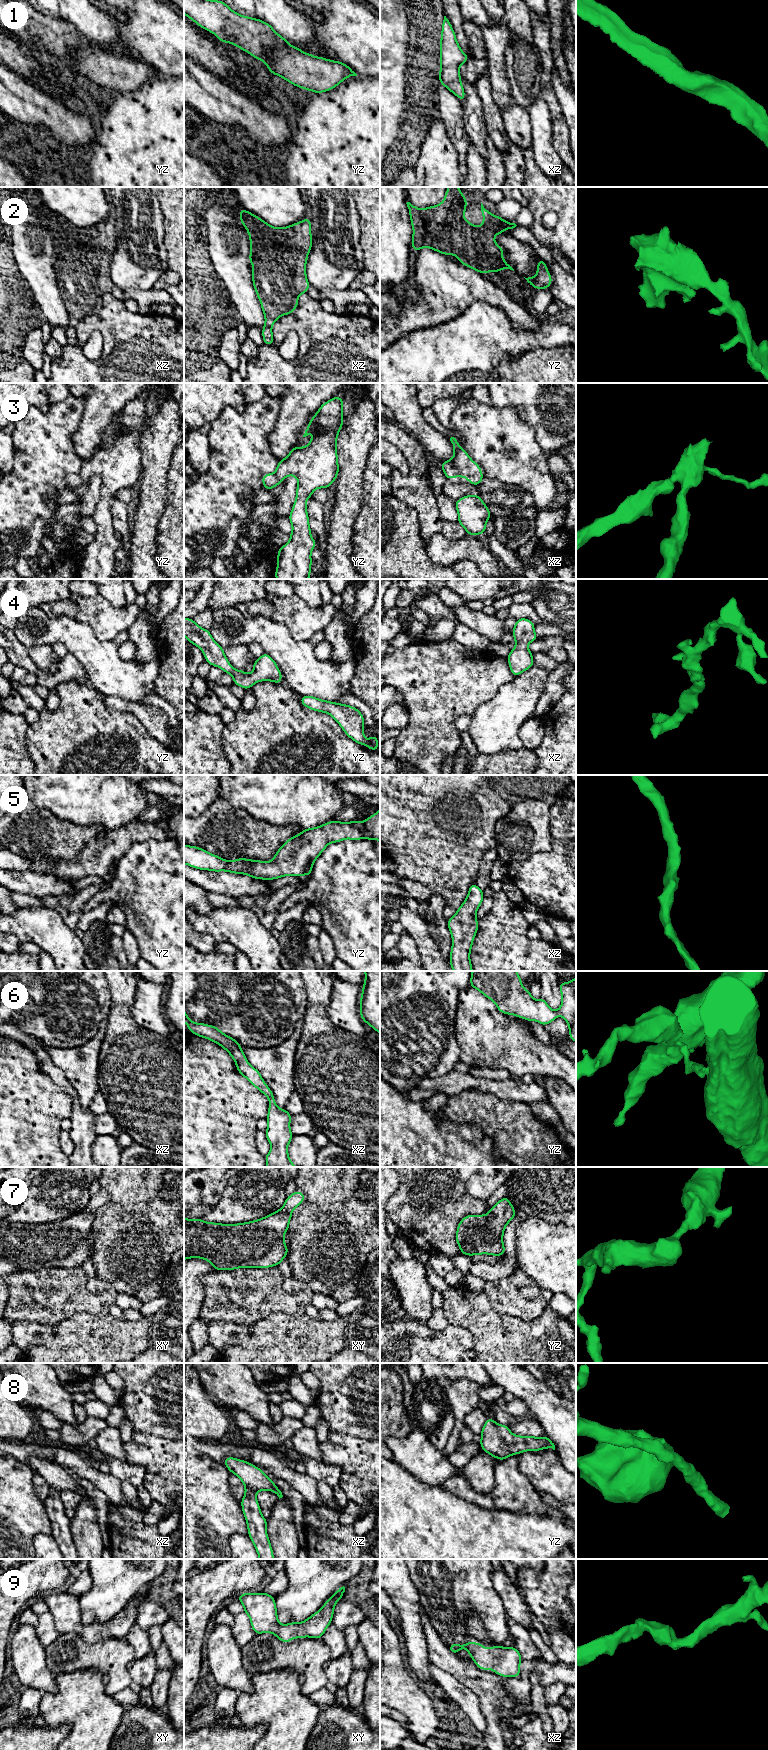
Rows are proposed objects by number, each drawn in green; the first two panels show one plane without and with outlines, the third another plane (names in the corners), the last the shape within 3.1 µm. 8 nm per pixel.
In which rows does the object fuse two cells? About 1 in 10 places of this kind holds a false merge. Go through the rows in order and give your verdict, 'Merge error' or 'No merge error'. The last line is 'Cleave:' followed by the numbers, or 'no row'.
1: No merge error
2: No merge error
3: No merge error
4: No merge error
5: No merge error
6: No merge error
7: No merge error
8: No merge error
9: No merge error
Cleave: no row

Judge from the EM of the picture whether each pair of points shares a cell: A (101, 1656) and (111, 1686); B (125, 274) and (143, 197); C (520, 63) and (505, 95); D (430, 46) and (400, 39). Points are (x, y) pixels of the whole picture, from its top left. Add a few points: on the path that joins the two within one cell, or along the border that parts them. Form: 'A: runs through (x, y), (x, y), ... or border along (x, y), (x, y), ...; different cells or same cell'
A: runs through (107, 1663), (111, 1670), (111, 1679); same cell
B: runs through (137, 255), (139, 216); same cell
C: border along (506, 72), (512, 98); different cells
D: border along (407, 17), (409, 48); different cells

